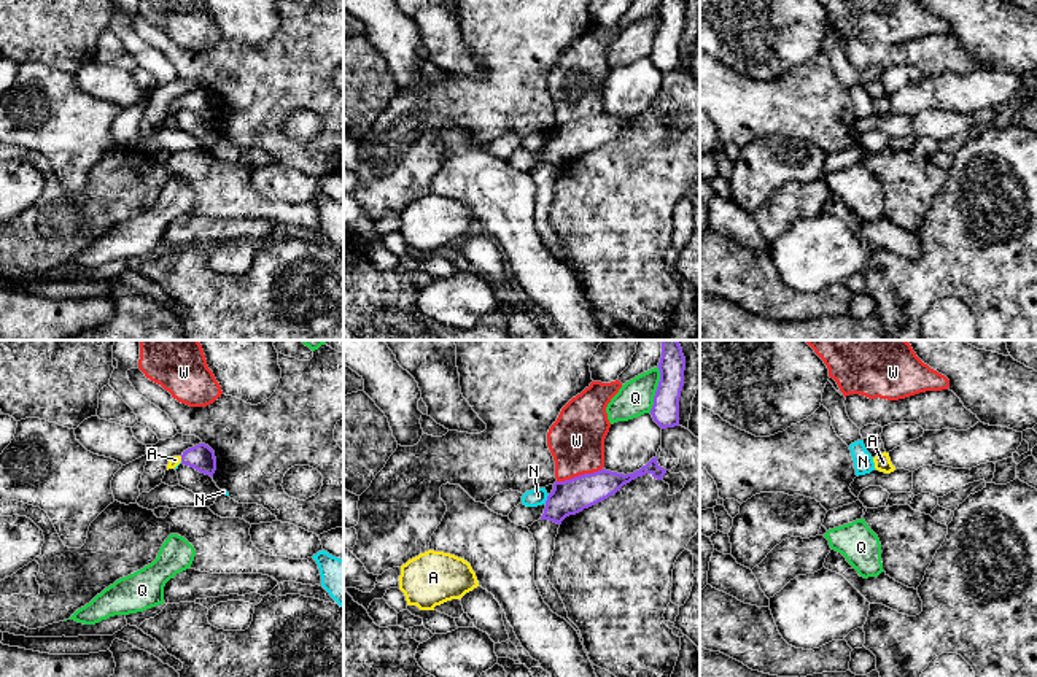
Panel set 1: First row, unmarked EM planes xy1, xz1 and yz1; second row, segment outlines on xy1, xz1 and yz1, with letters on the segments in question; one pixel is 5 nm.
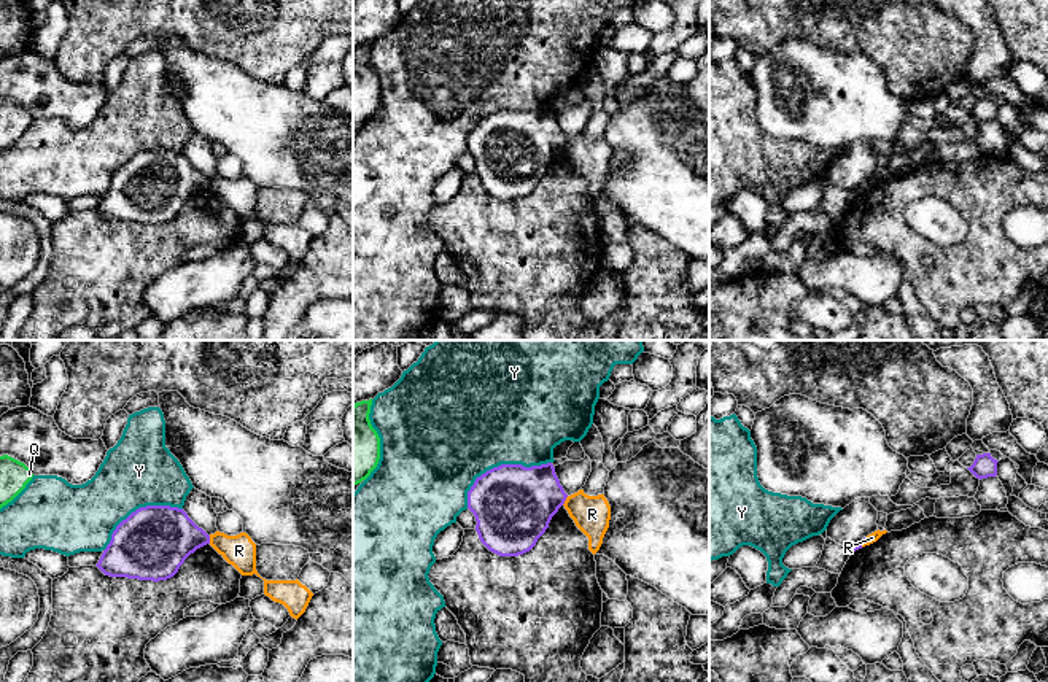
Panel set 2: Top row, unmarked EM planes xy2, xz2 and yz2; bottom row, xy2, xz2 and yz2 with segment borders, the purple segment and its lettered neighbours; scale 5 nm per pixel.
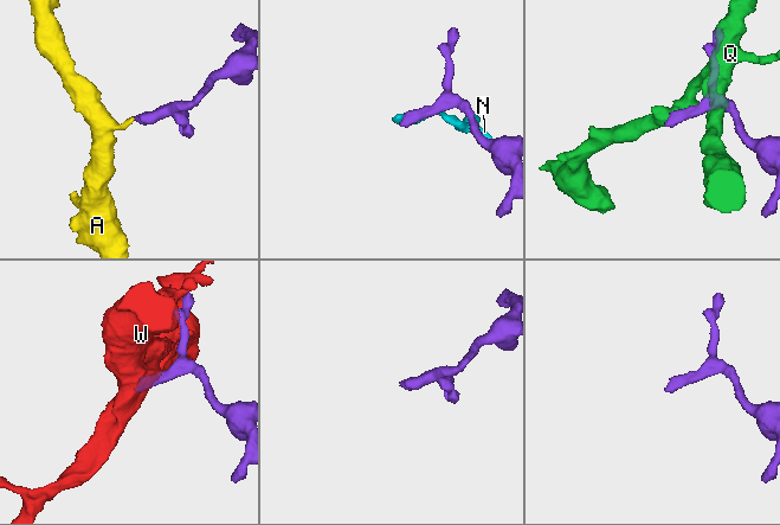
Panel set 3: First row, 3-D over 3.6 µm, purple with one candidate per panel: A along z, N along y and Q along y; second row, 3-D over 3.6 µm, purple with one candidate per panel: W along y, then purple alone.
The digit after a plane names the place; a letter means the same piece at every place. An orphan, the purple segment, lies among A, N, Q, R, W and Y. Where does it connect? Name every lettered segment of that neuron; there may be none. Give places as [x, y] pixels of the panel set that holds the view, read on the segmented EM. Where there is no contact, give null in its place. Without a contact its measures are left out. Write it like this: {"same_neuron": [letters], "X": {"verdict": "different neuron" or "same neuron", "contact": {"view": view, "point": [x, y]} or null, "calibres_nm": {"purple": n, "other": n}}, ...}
{"same_neuron": ["A"], "A": {"verdict": "same neuron", "contact": {"view": "xy1", "point": [182, 460]}, "calibres_nm": {"purple": 130, "other": 50}}, "N": {"verdict": "different neuron", "contact": {"view": "xz1", "point": [547, 499]}, "calibres_nm": {"purple": 180, "other": 90}}, "Q": {"verdict": "different neuron", "contact": {"view": "xz1", "point": [657, 390]}, "calibres_nm": {"purple": 140, "other": 180}}, "R": {"verdict": "different neuron", "contact": {"view": "xz2", "point": [565, 499]}, "calibres_nm": {"purple": 380, "other": 190}}, "W": {"verdict": "different neuron", "contact": {"view": "xz1", "point": [579, 475]}, "calibres_nm": {"purple": 180, "other": 280}}, "Y": {"verdict": "different neuron", "contact": {"view": "xz2", "point": [498, 466]}, "calibres_nm": {"purple": 400, "other": 500}}}

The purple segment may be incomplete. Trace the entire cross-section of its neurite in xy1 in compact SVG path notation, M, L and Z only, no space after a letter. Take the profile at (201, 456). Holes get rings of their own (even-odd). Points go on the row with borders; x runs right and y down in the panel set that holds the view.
M205 443L188 448L181 456L173 456L167 464L167 470L175 469L180 462L210 477L213 477L216 470L215 451Z

